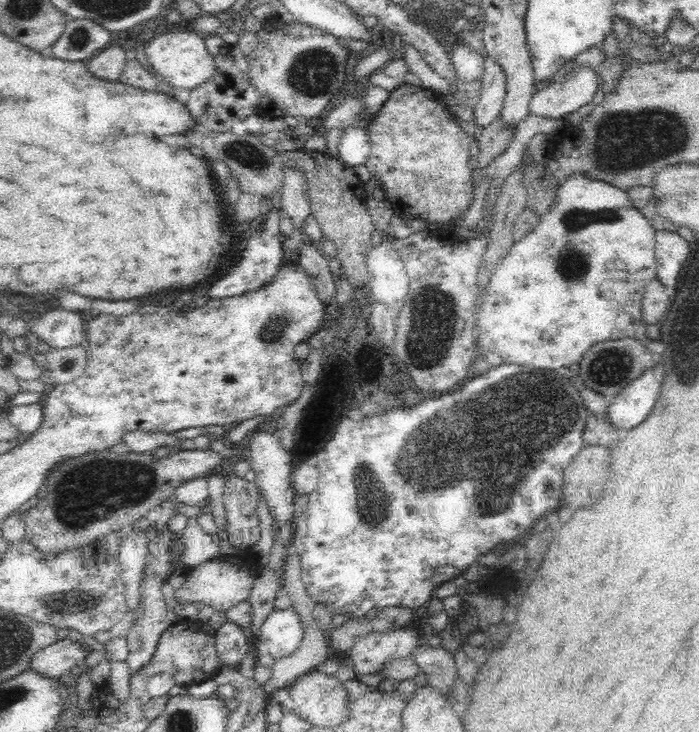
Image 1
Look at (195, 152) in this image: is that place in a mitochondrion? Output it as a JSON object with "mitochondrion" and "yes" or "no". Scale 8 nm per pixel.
{"mitochondrion":"no"}

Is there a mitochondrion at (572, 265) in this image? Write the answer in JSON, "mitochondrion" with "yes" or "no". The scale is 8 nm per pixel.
{"mitochondrion":"yes"}

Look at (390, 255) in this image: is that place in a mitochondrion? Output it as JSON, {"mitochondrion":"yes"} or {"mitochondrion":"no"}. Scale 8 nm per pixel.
{"mitochondrion":"no"}

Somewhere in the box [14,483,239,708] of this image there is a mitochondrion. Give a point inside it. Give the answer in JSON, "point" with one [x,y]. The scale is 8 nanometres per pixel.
{"point":[59,602]}

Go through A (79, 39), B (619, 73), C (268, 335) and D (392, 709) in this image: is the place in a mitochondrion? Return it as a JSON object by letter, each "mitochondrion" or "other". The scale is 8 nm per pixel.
{"A":"mitochondrion","B":"other","C":"mitochondrion","D":"other"}

